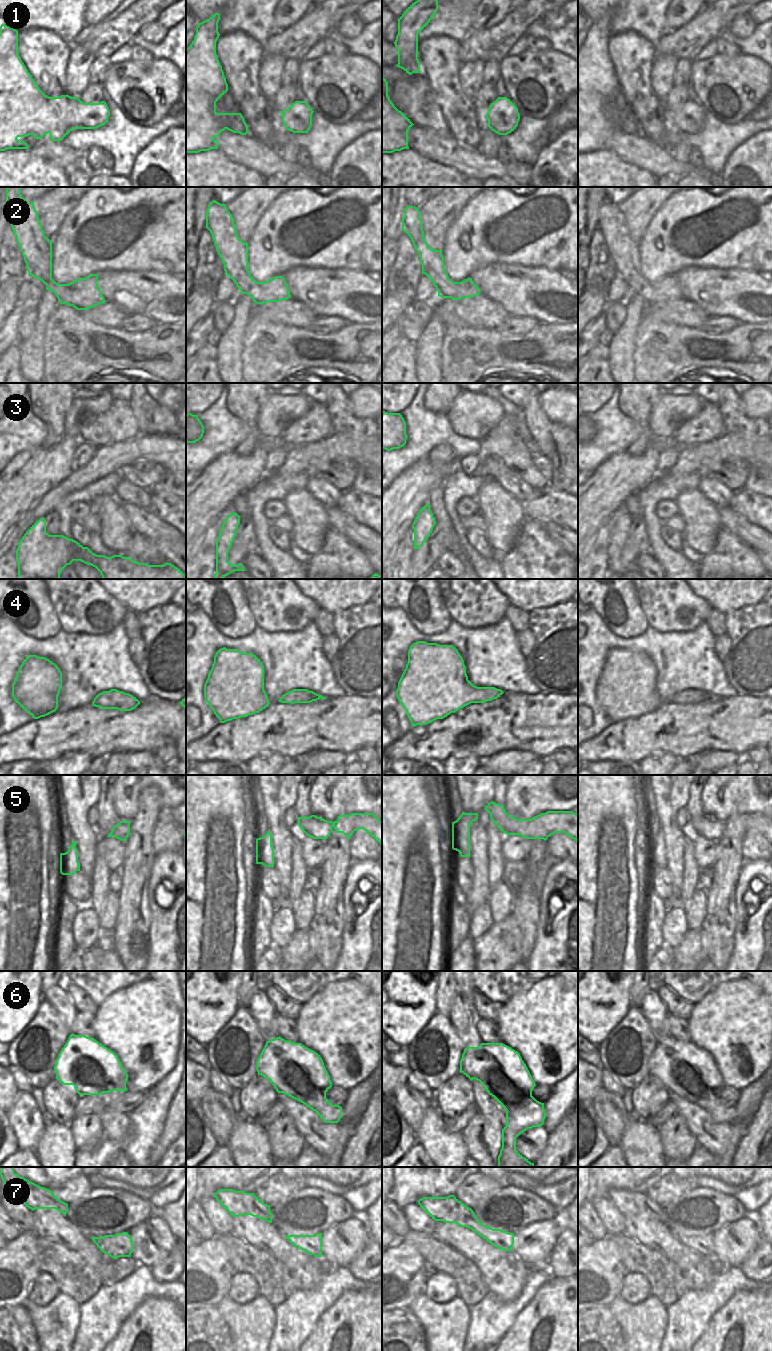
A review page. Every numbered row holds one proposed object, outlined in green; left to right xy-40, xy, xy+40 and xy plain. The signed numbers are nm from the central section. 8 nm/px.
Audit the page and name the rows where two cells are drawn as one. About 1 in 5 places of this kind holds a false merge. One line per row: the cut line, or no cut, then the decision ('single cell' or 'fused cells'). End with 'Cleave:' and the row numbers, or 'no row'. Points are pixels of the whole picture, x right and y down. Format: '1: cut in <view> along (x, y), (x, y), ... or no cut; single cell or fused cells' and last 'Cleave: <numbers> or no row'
1: no cut; single cell
2: no cut; single cell
3: no cut; single cell
4: no cut; single cell
5: no cut; single cell
6: no cut; single cell
7: no cut; single cell
Cleave: no row

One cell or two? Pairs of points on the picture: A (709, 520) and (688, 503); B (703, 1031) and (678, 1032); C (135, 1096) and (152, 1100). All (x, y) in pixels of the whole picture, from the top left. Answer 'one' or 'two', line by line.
A: one
B: two
C: two

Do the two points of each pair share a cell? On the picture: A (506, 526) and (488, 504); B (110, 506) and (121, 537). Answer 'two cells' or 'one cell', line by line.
A: one cell
B: one cell

